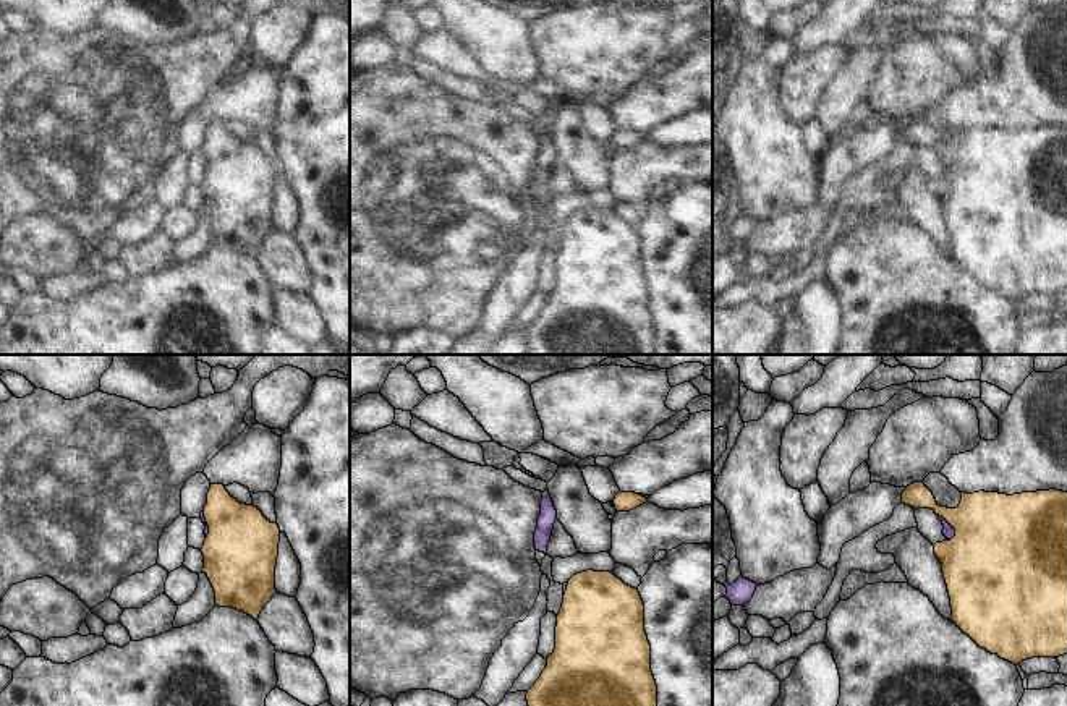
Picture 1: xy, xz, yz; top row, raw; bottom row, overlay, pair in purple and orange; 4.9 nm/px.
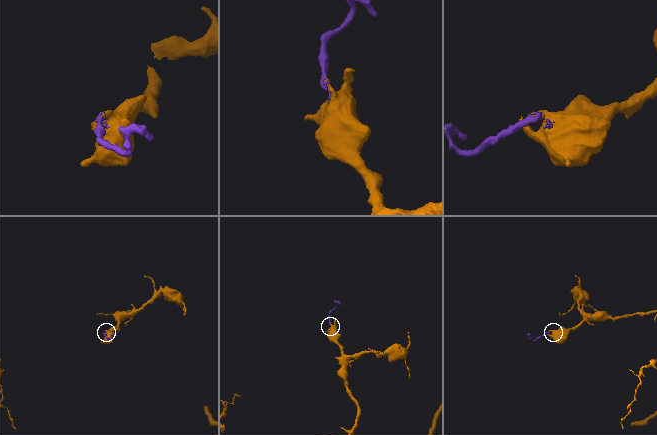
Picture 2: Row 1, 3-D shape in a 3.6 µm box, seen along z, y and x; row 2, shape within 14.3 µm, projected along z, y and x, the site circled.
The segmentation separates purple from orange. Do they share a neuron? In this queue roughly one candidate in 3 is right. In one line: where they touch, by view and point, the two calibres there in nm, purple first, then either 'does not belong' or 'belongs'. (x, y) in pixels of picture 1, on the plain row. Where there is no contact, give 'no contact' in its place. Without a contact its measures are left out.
contact yz (952, 165); calibres 60 and 460 nm; belongs

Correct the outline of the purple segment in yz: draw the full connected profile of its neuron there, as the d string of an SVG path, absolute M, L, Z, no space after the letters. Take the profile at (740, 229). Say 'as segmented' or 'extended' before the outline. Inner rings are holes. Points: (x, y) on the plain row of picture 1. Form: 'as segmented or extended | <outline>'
as segmented | M740 214L737 219L727 223L725 235L732 243L743 243L753 235L756 223L756 220Z

